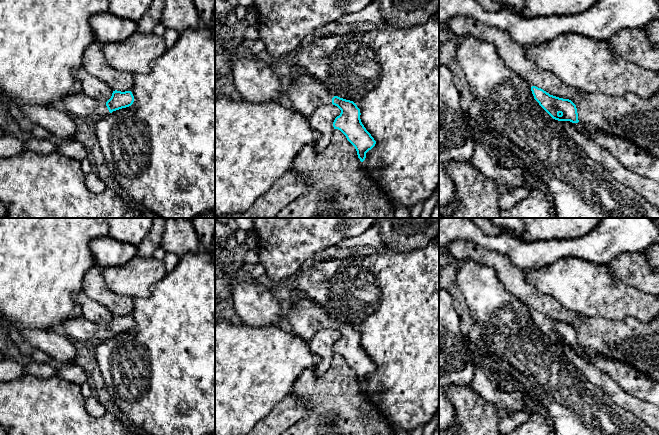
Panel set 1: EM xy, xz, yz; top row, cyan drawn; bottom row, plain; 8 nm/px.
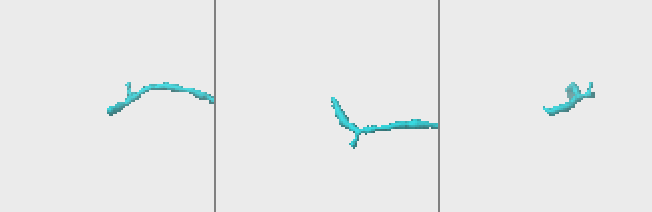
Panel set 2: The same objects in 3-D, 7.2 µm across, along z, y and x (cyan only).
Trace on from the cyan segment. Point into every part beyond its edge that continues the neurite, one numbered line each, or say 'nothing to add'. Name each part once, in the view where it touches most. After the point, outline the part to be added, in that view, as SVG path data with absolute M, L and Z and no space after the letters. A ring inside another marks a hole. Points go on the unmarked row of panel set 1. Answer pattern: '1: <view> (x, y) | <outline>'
1: xy (81, 329) | M83 316L70 318L61 324L67 337L80 342L106 340L110 336L105 325L96 324Z

